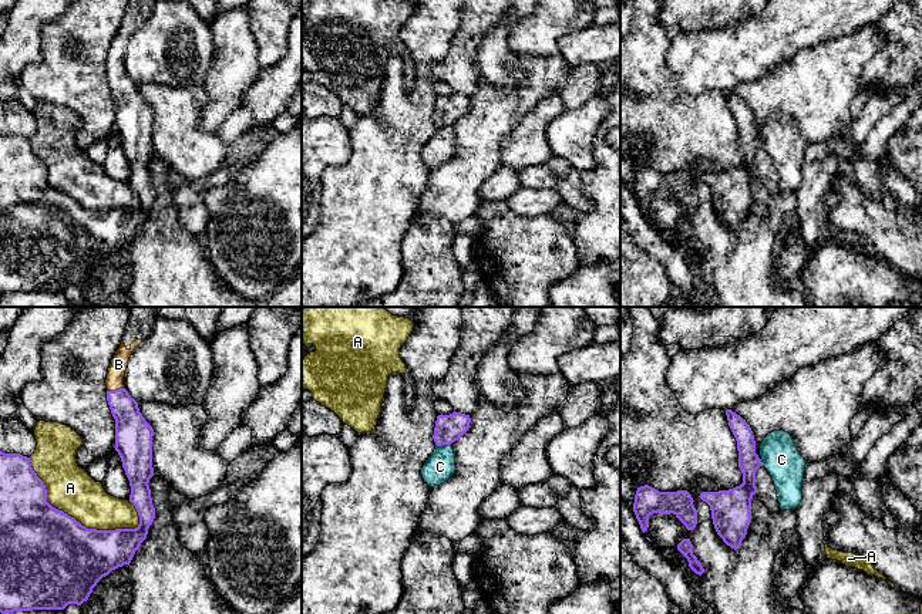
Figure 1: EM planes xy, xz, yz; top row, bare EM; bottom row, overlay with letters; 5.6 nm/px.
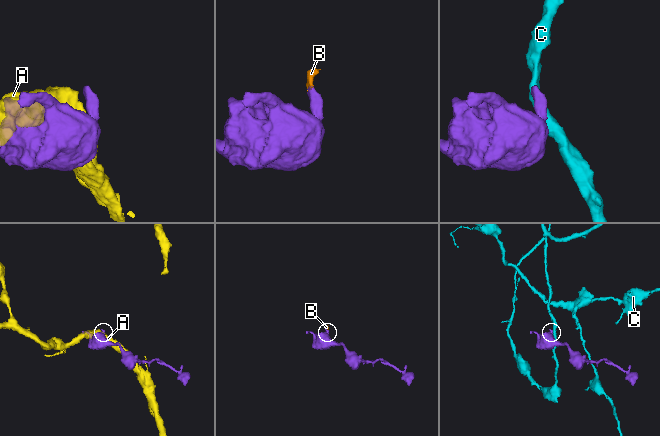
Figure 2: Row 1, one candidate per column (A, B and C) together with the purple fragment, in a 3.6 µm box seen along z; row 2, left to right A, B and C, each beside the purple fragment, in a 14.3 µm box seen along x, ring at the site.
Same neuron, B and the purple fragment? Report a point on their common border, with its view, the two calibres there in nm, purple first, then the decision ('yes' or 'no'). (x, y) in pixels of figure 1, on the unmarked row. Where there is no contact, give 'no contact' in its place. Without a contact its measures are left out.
xy (115, 71) | 190/100 nm | yes

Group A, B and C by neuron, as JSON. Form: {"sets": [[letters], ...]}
{"sets": [["A"], ["B"], ["C"]]}

